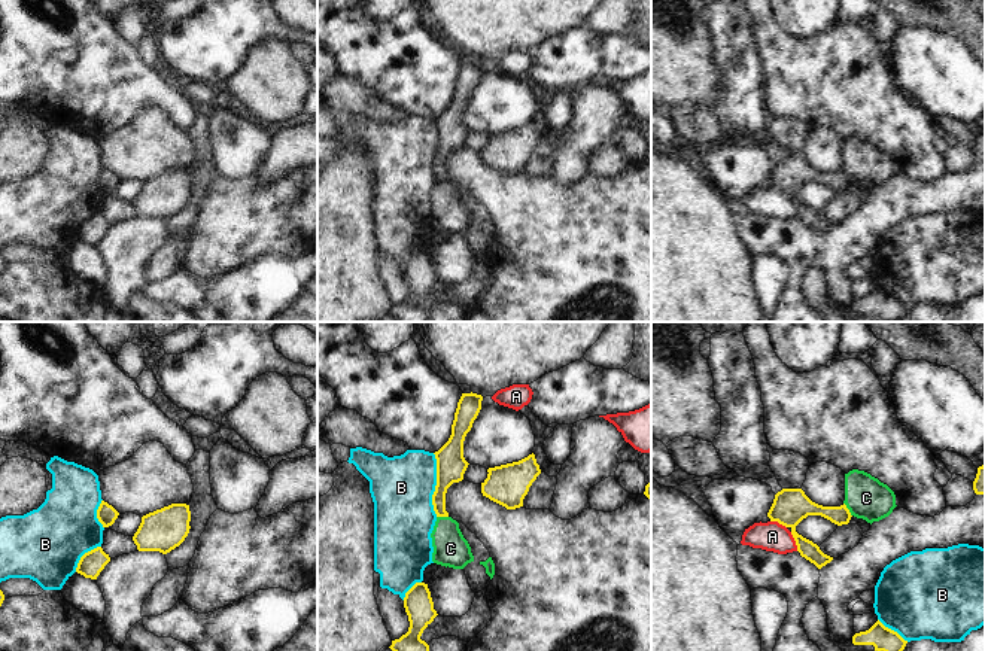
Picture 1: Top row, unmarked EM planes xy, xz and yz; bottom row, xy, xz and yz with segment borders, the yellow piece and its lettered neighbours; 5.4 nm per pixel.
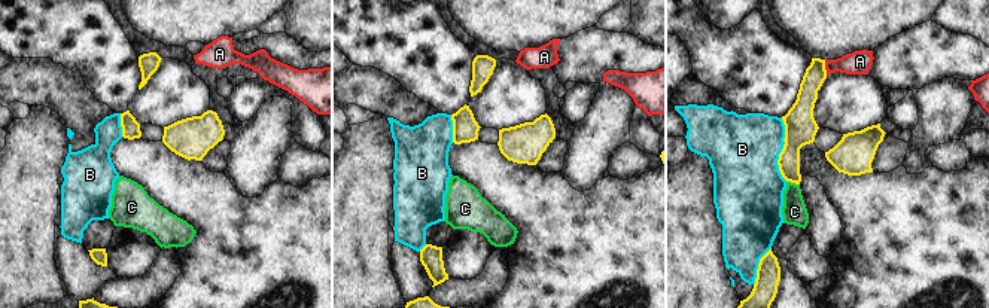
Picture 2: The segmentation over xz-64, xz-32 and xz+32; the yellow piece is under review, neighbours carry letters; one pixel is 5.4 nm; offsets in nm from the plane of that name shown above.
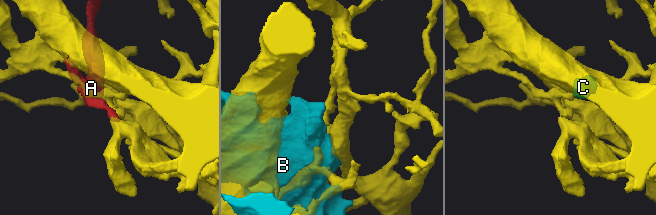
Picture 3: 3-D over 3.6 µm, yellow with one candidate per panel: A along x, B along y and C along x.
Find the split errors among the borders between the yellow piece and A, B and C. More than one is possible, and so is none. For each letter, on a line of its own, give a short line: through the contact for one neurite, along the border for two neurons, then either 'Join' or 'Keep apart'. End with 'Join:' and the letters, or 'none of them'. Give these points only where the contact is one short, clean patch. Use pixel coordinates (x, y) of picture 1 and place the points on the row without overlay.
A: Keep apart
B: Keep apart
C: Line: yz (844, 169), (851, 182). Keep apart
Join: none of them

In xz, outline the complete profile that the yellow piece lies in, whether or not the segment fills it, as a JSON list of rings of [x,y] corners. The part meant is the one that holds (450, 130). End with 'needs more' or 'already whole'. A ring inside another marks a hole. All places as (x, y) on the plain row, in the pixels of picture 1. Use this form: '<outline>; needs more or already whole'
[[[462,60],[449,107],[435,118],[437,152],[432,161],[432,171],[437,183],[449,183],[446,177],[446,159],[453,149],[463,146],[468,128],[463,124],[463,107],[471,97],[474,86],[481,76],[483,63],[477,60]]]; already whole

